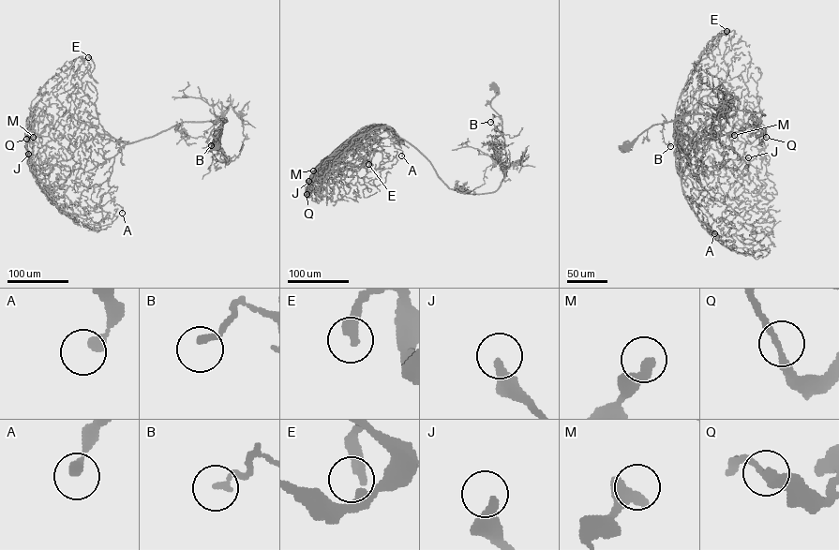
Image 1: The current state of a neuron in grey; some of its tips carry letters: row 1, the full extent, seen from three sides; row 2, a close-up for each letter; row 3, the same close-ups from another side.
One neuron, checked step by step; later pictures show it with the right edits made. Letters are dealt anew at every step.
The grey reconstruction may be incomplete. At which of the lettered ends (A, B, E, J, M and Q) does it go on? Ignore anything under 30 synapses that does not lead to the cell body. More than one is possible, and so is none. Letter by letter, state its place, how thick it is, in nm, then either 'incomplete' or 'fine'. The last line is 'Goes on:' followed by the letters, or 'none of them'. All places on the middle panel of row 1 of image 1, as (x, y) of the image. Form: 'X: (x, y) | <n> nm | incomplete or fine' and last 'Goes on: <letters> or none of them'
A: (401, 156) | 320 nm | fine
B: (490, 122) | 170 nm | fine
E: (368, 164) | 340 nm | fine
J: (308, 181) | 360 nm | fine
M: (313, 170) | 460 nm | fine
Q: (307, 194) | 220 nm | fine
Goes on: none of them

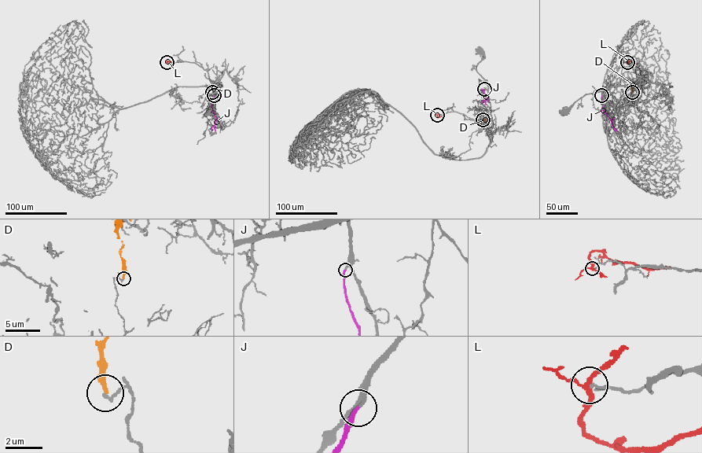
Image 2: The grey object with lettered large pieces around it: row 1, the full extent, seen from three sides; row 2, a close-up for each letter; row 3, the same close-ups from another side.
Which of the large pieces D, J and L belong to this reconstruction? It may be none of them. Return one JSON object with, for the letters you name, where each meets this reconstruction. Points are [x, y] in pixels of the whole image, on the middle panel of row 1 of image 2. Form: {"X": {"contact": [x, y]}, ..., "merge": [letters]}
{"J": {"contact": [484, 89]}, "merge": ["J"]}

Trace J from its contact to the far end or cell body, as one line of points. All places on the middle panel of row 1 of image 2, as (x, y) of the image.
J: (484, 89), (481, 90), (486, 97), (486, 104)

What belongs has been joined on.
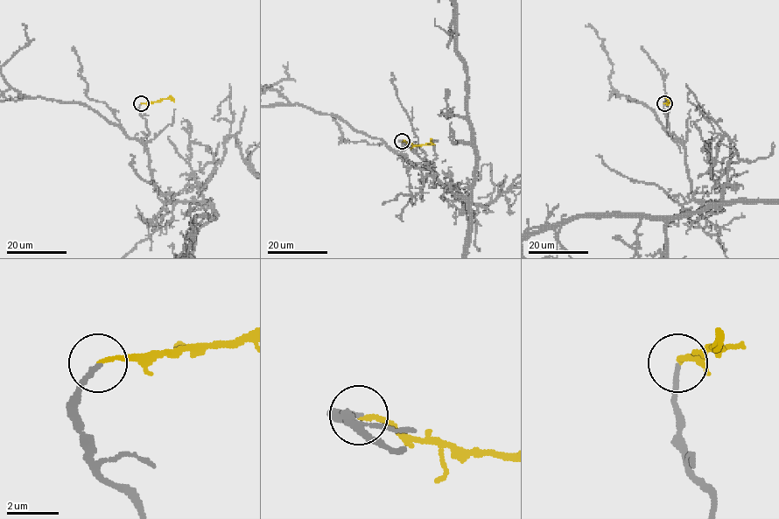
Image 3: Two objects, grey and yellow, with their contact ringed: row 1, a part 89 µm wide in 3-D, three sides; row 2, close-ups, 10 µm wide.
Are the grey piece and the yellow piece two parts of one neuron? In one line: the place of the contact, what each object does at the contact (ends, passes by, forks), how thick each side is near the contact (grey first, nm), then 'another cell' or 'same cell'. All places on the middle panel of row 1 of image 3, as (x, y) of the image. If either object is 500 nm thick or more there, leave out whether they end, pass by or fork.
place (402, 141); grey ends; yellow ends; calibres 170 and 140 nm; same cell

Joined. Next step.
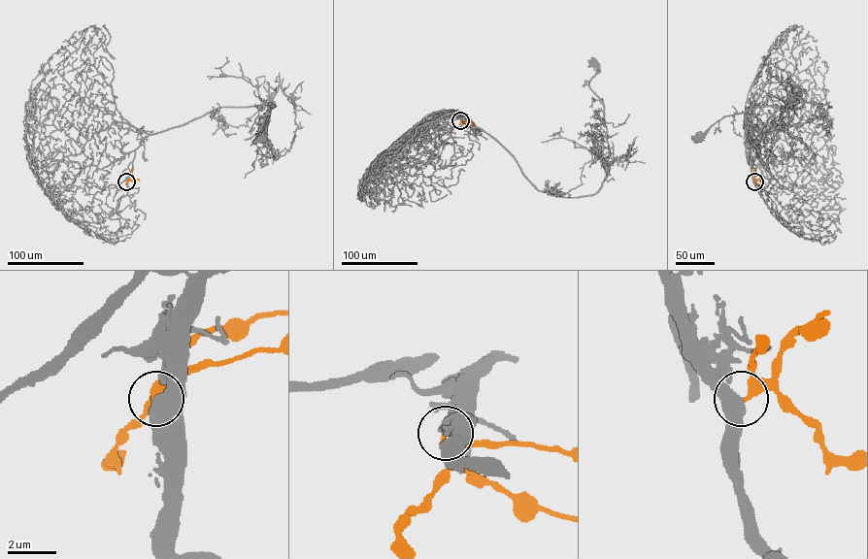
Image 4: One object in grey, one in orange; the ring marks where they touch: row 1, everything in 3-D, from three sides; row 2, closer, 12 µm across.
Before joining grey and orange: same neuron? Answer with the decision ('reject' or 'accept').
accept

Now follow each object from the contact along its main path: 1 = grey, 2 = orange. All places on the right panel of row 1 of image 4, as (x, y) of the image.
1: (754, 181), (751, 151), (765, 135), (819, 117), (831, 107), (810, 102), (759, 106), (724, 115), (698, 139)
2: (754, 181), (753, 168)

